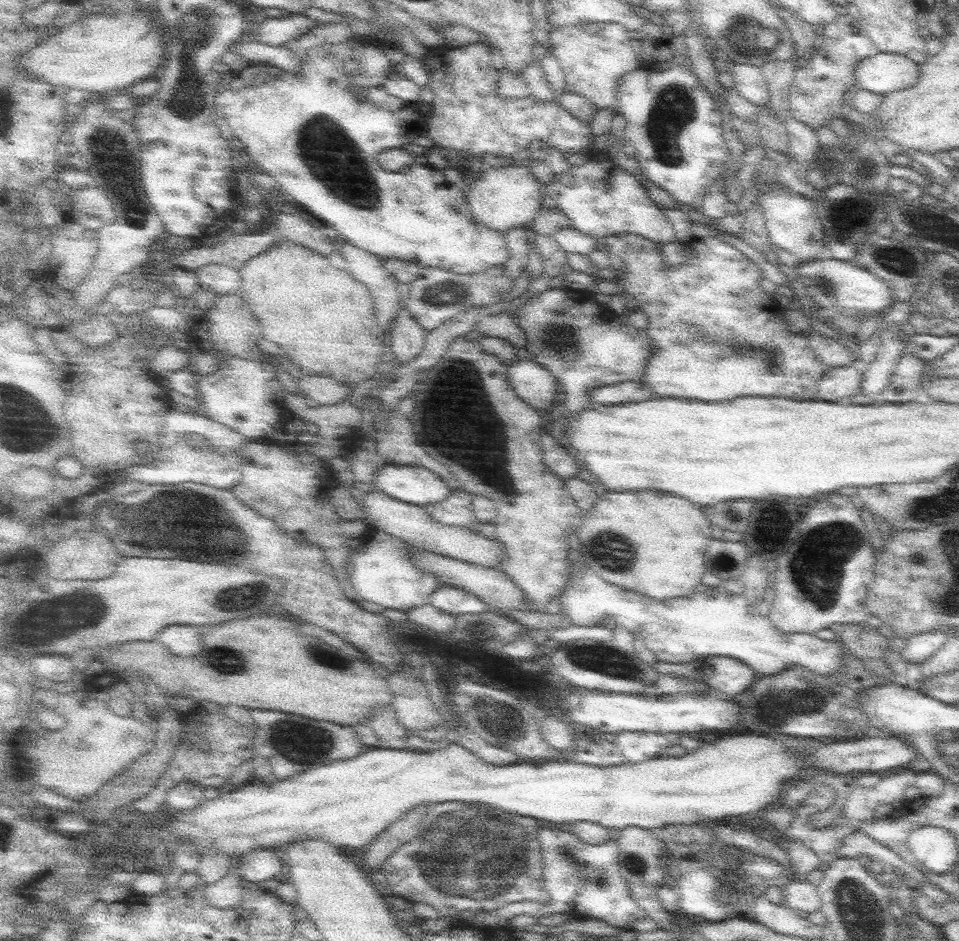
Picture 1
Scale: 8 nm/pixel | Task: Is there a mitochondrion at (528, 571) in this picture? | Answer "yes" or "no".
no

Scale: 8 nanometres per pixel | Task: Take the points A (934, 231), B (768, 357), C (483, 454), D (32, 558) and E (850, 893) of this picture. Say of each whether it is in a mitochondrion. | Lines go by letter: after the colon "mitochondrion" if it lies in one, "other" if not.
A: mitochondrion
B: mitochondrion
C: mitochondrion
D: other
E: mitochondrion

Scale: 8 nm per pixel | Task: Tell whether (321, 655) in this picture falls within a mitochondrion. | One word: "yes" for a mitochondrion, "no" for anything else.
yes

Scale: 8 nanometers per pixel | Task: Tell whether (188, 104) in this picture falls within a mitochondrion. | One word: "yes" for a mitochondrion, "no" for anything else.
yes

